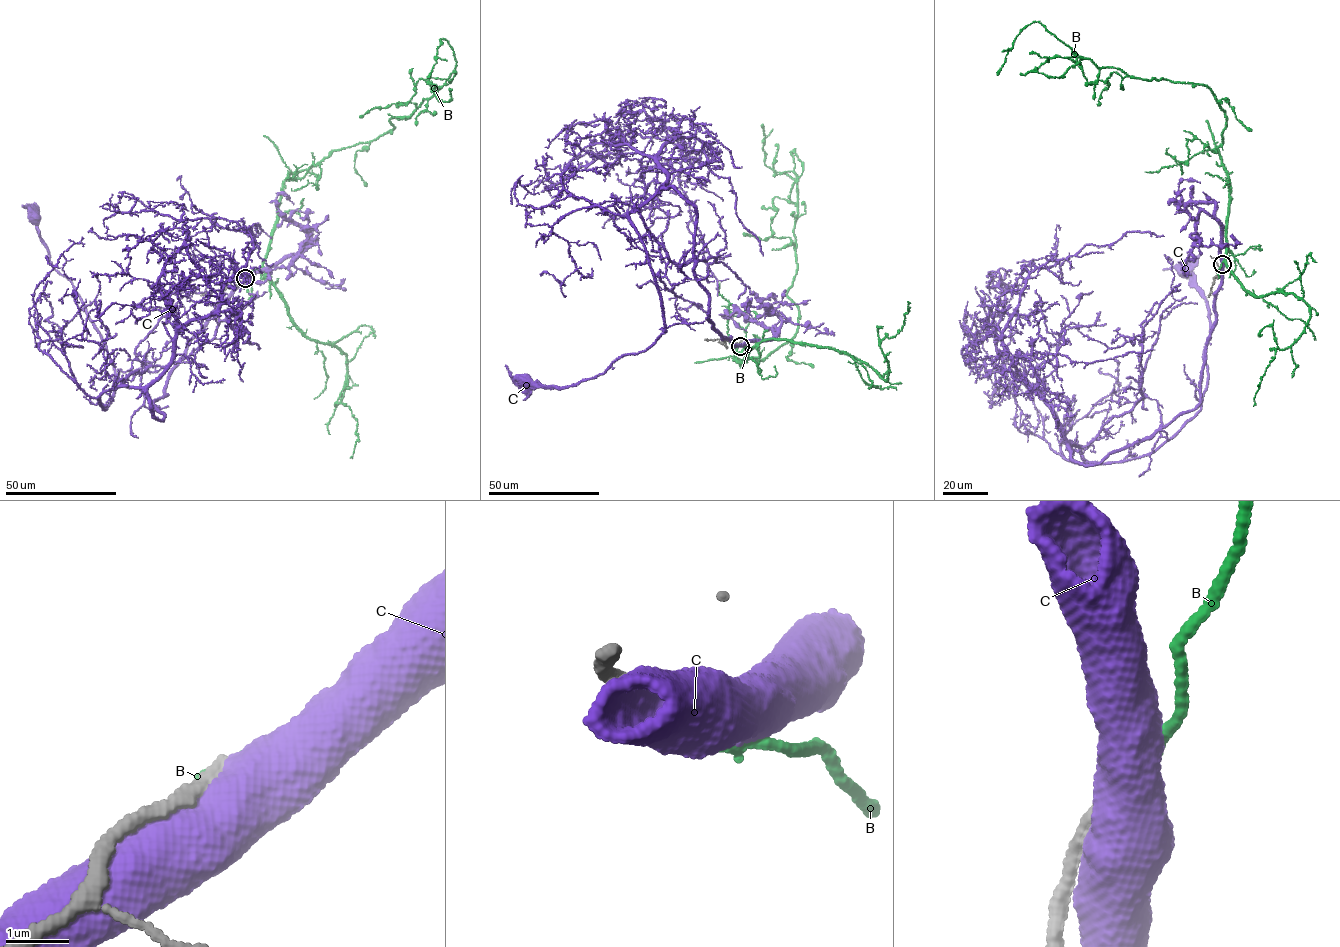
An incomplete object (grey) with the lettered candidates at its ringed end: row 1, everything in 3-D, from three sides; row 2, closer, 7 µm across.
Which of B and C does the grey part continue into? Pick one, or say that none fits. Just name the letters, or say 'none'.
none

